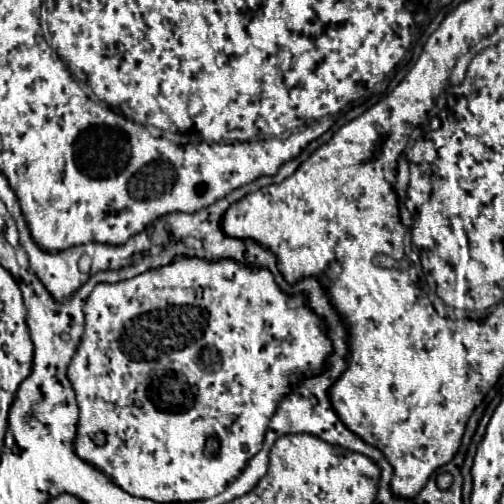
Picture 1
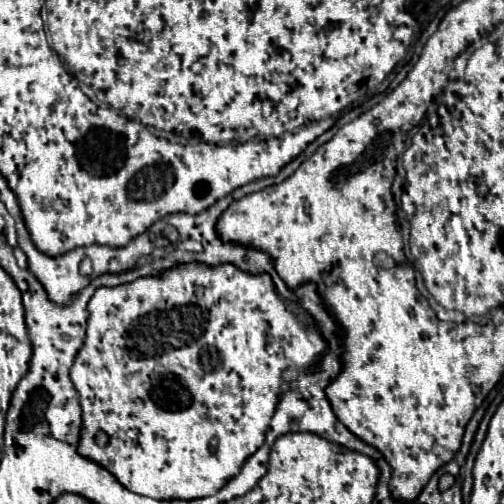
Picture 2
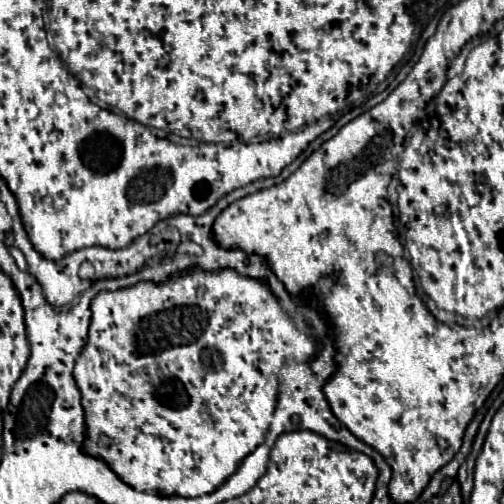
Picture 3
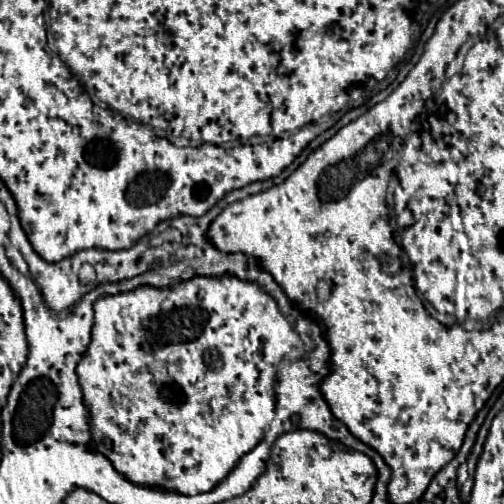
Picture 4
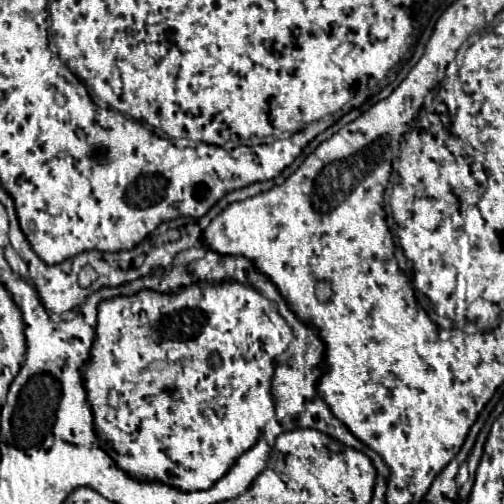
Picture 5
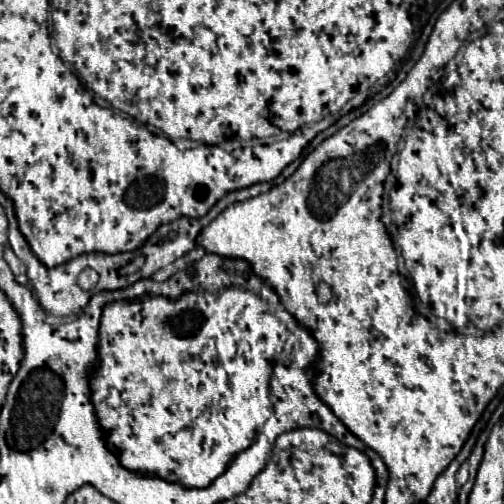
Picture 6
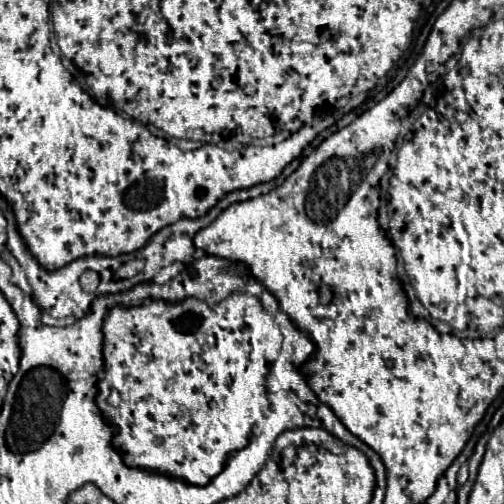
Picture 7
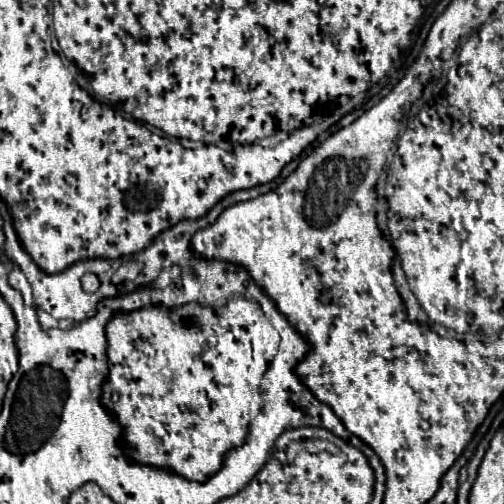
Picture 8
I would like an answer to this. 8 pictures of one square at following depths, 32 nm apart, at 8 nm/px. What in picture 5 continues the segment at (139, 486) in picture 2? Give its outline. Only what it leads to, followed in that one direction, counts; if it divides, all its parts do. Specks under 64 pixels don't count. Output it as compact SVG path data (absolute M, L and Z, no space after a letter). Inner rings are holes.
M192 282L188 286L178 288L172 294L140 290L138 294L102 300L98 304L96 320L98 322L94 328L94 342L92 342L90 358L80 366L80 372L82 372L84 390L86 390L86 400L92 408L94 432L96 432L100 448L116 462L116 466L122 472L126 472L134 480L162 482L182 492L198 492L198 490L208 490L210 486L214 486L230 470L230 466L258 442L262 428L270 422L274 414L274 402L272 402L272 392L270 392L272 376L274 376L278 358L286 352L288 344L292 342L292 330L286 324L286 320L278 314L276 306L262 292L258 292L254 286L240 284L240 282ZM112 392L116 394L114 406L110 406Z

